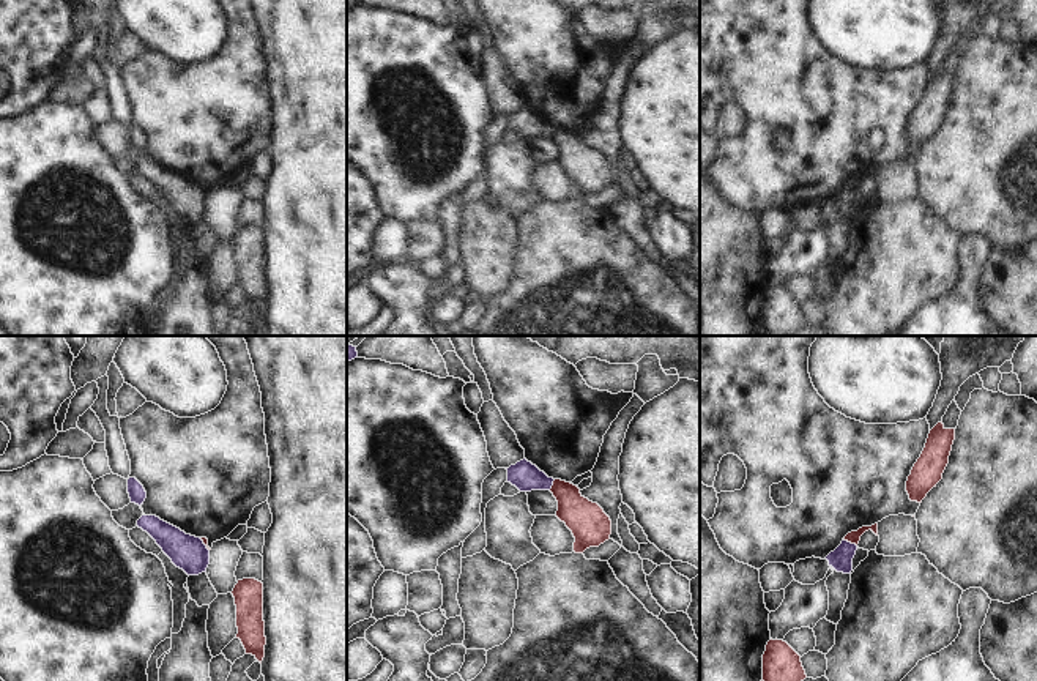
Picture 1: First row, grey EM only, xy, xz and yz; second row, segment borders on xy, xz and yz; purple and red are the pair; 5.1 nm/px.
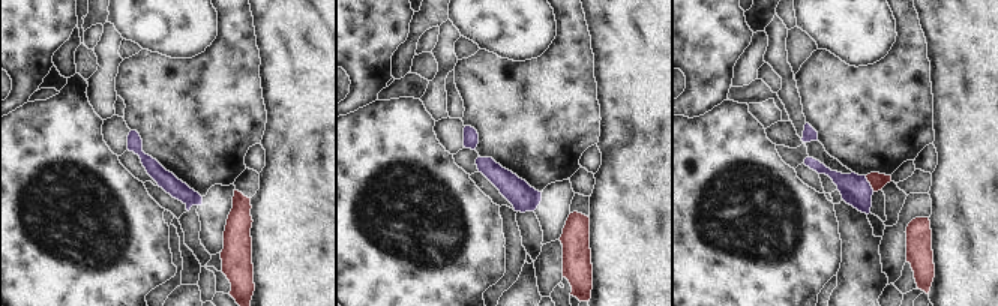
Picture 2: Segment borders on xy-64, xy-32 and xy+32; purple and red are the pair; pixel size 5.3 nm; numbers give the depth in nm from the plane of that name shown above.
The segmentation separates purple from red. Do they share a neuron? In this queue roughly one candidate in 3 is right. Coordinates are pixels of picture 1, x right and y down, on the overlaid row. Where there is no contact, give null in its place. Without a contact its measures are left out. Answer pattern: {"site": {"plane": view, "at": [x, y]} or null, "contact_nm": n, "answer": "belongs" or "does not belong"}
{"site": {"plane": "yz", "at": [850, 543]}, "contact_nm": 80, "answer": "does not belong"}

